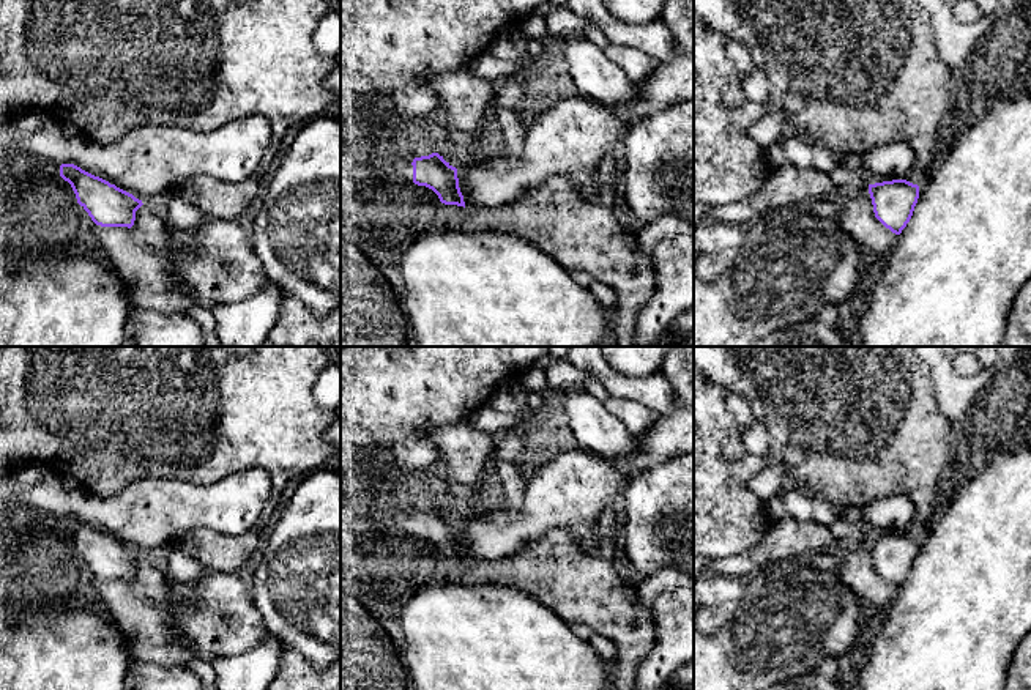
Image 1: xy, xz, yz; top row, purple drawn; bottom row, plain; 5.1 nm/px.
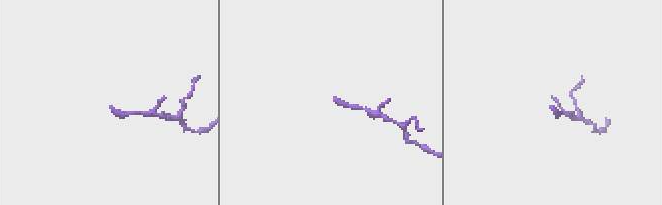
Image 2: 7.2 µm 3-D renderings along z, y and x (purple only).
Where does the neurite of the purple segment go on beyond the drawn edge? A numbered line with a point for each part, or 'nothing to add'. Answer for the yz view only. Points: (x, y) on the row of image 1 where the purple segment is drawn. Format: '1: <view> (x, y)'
nothing to add

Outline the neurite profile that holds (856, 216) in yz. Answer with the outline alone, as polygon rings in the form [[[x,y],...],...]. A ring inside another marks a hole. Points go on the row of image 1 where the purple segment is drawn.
[[[869,191],[847,195],[840,203],[837,219],[859,249],[875,257],[888,257],[897,241],[897,235],[875,217]]]

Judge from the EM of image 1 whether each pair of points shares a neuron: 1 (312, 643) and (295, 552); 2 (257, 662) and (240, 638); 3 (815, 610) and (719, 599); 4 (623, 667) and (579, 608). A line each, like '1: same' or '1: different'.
1: same
2: different
3: different
4: same

